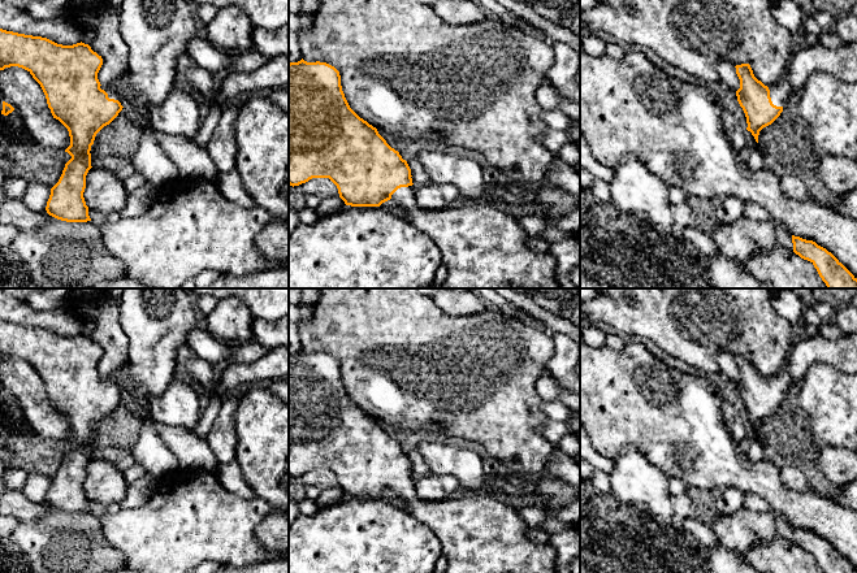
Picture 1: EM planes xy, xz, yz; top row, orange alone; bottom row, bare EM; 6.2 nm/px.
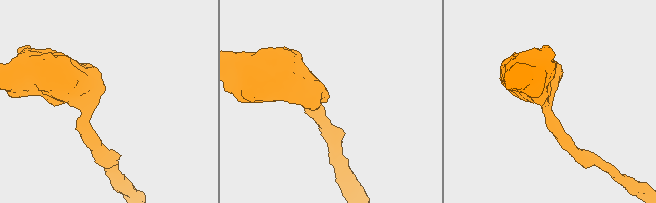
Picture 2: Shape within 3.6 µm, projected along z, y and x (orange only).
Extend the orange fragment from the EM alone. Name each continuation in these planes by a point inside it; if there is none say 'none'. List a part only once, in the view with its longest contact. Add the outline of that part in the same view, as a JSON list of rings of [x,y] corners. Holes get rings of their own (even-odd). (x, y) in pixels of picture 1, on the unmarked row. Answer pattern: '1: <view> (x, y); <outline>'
1: xy (116, 383); [[[100,377],[100,379],[108,385],[109,390],[118,391],[121,394],[121,396],[125,398],[125,394],[124,394],[125,386],[124,386],[124,378],[122,377],[113,377],[113,378]]]

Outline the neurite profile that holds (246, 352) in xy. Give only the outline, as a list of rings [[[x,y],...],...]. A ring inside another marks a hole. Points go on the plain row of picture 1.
[[[255,340],[242,342],[238,346],[231,346],[229,361],[231,364],[251,364],[260,360],[269,351]]]

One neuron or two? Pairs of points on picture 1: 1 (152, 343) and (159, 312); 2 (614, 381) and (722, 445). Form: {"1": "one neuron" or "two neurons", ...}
{"1": "one neuron", "2": "one neuron"}

